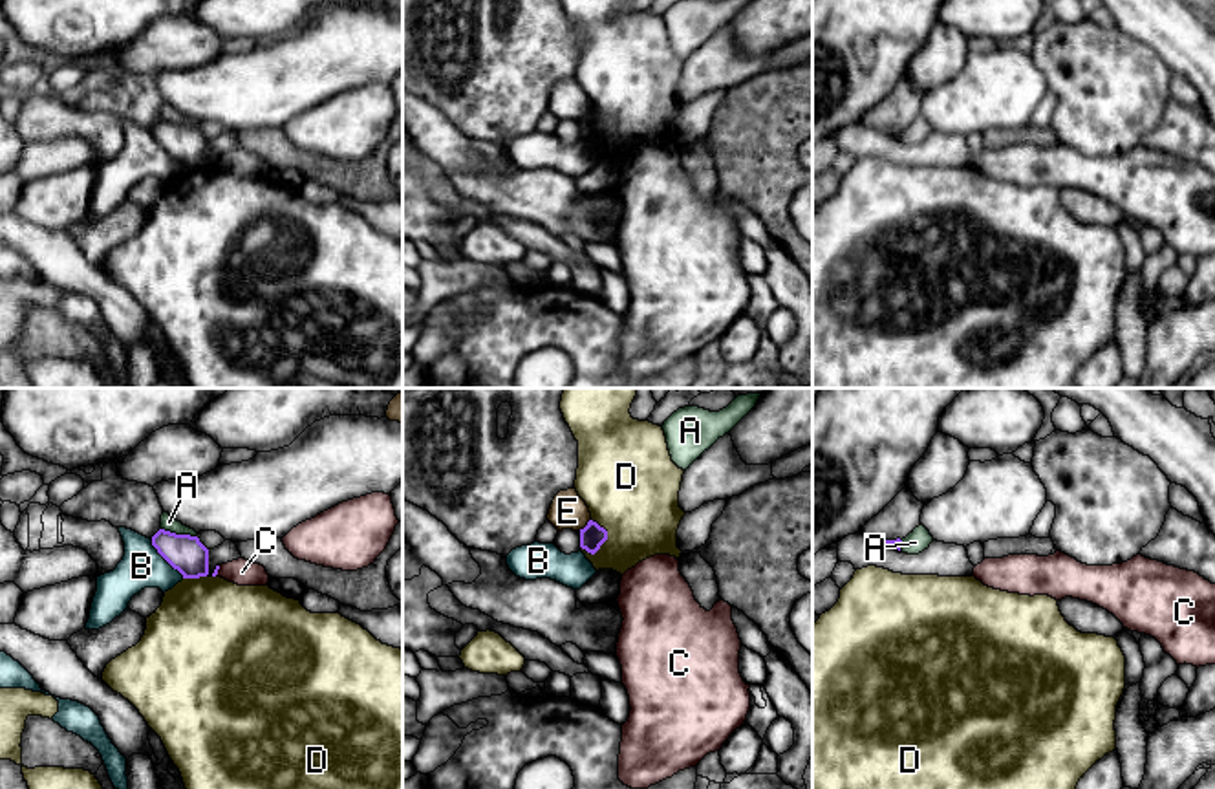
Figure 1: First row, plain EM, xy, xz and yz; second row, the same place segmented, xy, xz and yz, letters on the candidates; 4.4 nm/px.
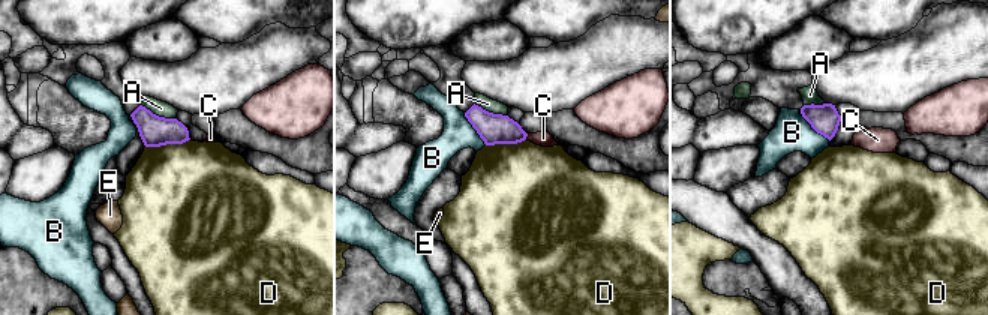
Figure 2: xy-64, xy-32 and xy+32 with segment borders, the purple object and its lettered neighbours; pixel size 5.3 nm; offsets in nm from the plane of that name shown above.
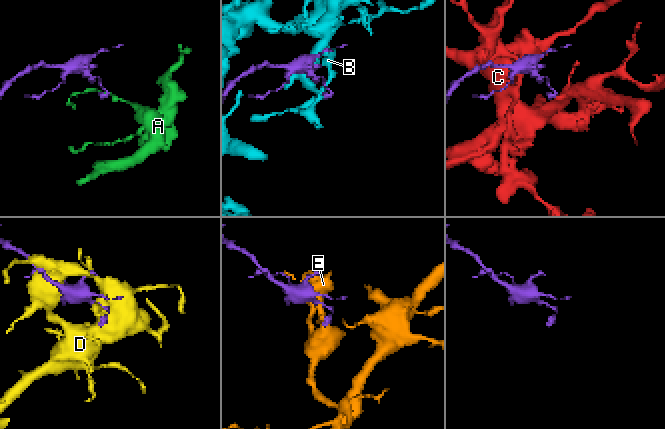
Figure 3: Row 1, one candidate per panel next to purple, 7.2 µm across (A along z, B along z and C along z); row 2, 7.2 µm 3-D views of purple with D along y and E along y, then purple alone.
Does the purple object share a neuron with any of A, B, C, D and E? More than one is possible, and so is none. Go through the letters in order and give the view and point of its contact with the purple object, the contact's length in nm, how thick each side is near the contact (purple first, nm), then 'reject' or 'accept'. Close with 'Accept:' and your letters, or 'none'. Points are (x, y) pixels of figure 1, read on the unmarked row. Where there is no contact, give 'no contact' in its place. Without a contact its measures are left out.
A: meets purple in xy at (180, 125); contact 170 nm long; 160 nm thick on the purple side, 70 nm on the other; reject
B: meets purple in xy at (165, 149); contact 220 nm long; 160 nm thick on the purple side, 190 nm on the other; reject
C: meets purple in xy at (218, 158); contact 40 nm long; 20 nm thick on the purple side, 120 nm on the other; reject
D: meets purple in xz at (606, 127); contact 170 nm long; 110 nm thick on the purple side, 420 nm on the other; reject
E: meets purple in xz at (586, 116); contact 80 nm long; 110 nm thick on the purple side, 160 nm on the other; reject
Accept: none

